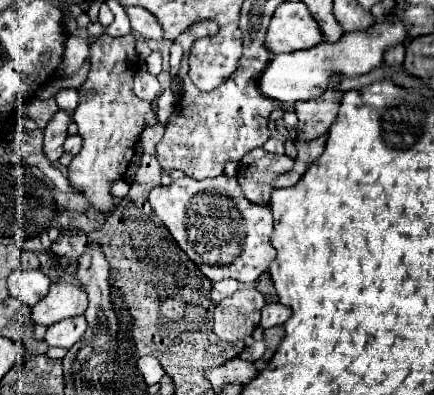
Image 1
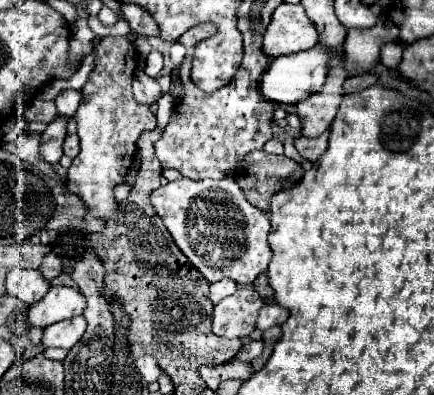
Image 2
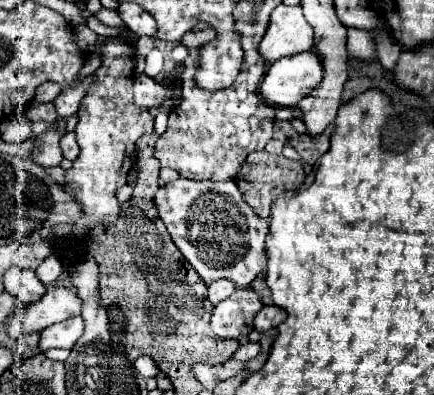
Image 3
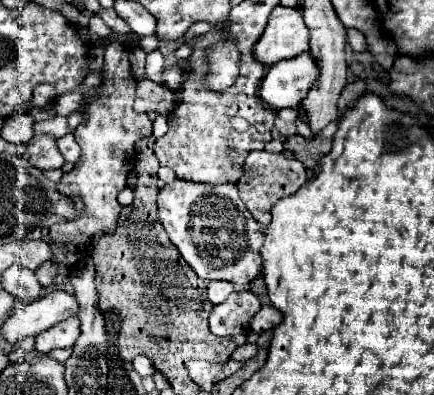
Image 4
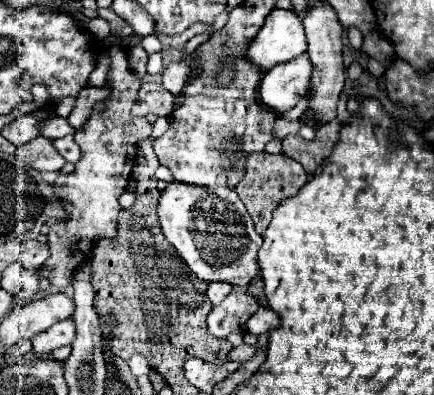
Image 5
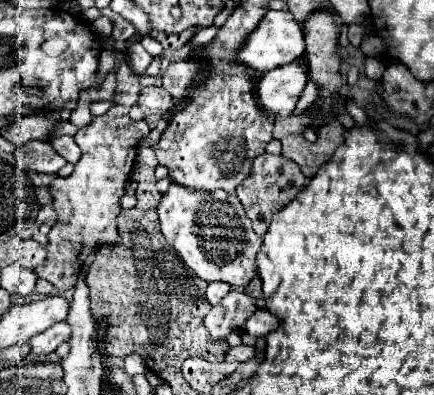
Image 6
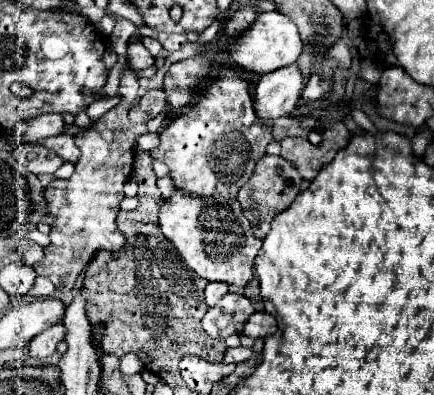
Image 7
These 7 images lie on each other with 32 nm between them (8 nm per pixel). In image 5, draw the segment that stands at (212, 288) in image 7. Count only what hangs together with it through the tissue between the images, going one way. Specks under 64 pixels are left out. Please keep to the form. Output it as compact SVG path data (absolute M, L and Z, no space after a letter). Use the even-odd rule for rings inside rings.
M210 282L206 294L208 294L208 300L216 306L216 304L220 304L232 290L234 290L232 284L226 284L226 282Z

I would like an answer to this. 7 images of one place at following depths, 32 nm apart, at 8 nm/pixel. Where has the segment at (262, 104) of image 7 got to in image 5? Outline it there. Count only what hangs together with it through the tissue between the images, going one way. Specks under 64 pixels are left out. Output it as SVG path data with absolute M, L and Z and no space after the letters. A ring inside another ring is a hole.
M308 52L298 56L296 60L276 64L270 68L258 86L258 96L262 104L266 104L276 114L282 114L298 104L308 92L308 84L312 80L314 66L308 58Z

